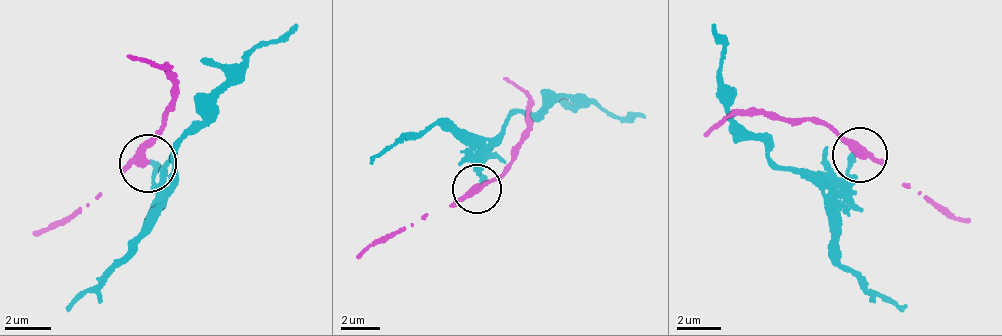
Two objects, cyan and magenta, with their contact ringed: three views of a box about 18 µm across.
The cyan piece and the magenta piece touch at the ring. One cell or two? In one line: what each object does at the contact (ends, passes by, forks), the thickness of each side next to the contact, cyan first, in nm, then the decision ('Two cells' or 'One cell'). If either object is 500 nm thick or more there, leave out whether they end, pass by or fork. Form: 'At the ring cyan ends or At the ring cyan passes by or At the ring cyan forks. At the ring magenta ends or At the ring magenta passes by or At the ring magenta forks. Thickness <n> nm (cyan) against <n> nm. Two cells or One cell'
At the ring cyan ends. At the ring magenta passes by. Thickness 190 nm (cyan) against 320 nm. Two cells

